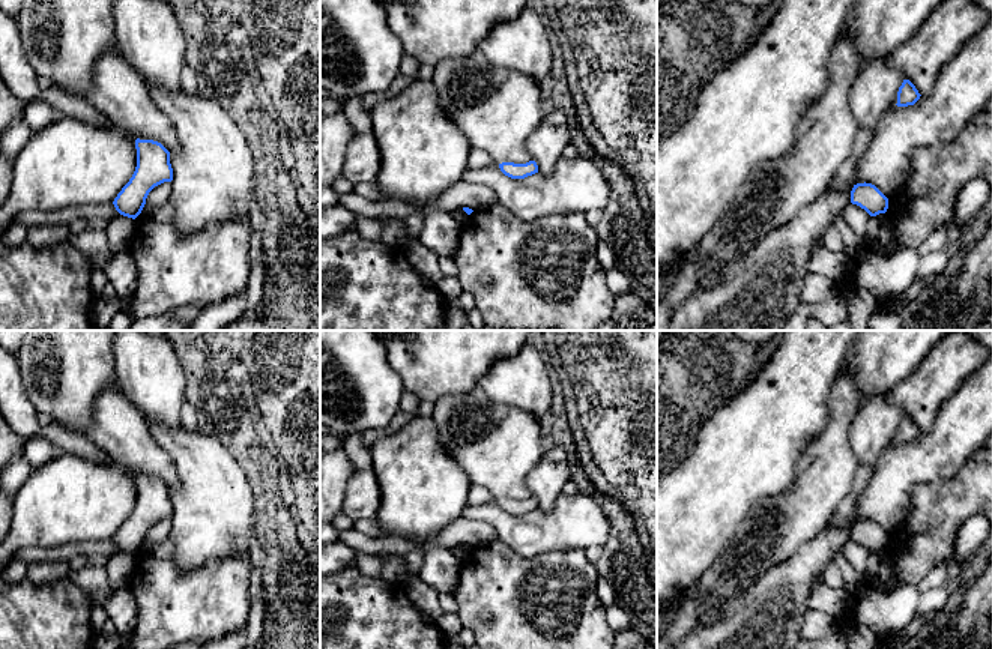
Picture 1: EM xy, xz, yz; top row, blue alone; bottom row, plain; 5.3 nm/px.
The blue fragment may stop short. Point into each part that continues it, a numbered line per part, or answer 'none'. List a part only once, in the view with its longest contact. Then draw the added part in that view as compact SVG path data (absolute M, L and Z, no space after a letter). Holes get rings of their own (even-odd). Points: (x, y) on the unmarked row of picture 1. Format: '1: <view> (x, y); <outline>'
none

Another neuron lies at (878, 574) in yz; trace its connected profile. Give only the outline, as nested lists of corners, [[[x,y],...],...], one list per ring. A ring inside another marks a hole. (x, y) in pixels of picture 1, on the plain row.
[[[885,550],[870,553],[870,557],[867,560],[867,566],[864,571],[864,583],[866,586],[887,595],[900,587],[894,577],[890,556],[887,554]]]

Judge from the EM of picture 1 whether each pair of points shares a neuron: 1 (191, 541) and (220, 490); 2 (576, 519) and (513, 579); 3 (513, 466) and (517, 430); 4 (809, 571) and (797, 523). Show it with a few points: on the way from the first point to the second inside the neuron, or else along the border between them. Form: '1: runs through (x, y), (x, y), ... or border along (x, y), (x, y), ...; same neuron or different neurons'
1: runs through (203, 529), (212, 519), (214, 502); same neuron
2: border along (504, 543), (526, 558), (571, 549); different neurons
3: runs through (513, 457), (513, 439); same neuron
4: border along (828, 523), (788, 559), (774, 567); different neurons

